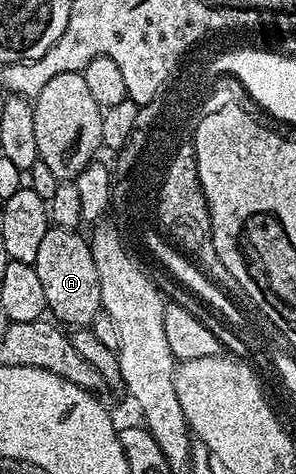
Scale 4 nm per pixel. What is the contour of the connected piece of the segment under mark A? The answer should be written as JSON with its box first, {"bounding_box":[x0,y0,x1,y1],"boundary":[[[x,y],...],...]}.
{"bounding_box":[34,227,103,326],"boundary":[[[48,227],[34,262],[37,279],[45,289],[47,312],[63,326],[90,325],[100,315],[103,306],[101,282],[97,278],[97,265],[93,263],[91,246],[86,237],[79,234],[74,229]]]}

